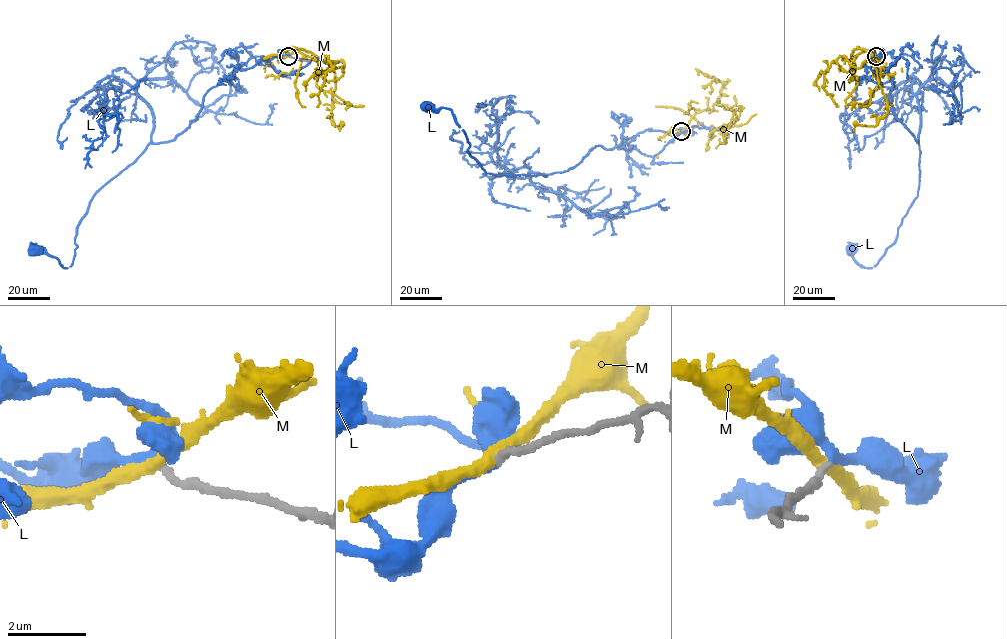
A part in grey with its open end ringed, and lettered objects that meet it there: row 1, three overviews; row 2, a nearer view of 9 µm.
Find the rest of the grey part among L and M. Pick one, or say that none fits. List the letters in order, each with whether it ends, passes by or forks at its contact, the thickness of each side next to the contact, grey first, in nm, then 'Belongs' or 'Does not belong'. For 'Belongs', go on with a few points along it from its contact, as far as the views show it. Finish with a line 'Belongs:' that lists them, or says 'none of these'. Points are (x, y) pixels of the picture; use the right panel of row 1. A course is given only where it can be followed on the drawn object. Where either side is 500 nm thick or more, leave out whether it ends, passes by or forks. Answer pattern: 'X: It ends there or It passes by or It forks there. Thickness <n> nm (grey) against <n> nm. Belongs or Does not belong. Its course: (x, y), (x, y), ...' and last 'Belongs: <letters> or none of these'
L: It passes by. Thickness 200 nm (grey) against 280 nm. Belongs. Its course: (876, 56), (893, 83), (894, 115), (918, 143), (919, 186), (874, 266), (850, 250)
M: It passes by. Thickness 200 nm (grey) against 320 nm. Does not belong
Belongs: L

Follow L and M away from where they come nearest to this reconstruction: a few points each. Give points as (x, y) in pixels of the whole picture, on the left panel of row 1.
L: (289, 56), (236, 67), (206, 92), (185, 130), (150, 143), (103, 186), (76, 229), (70, 266), (34, 250)
M: (289, 56), (308, 50), (325, 63), (344, 64), (332, 67), (326, 56), (331, 68), (317, 94), (318, 106)

